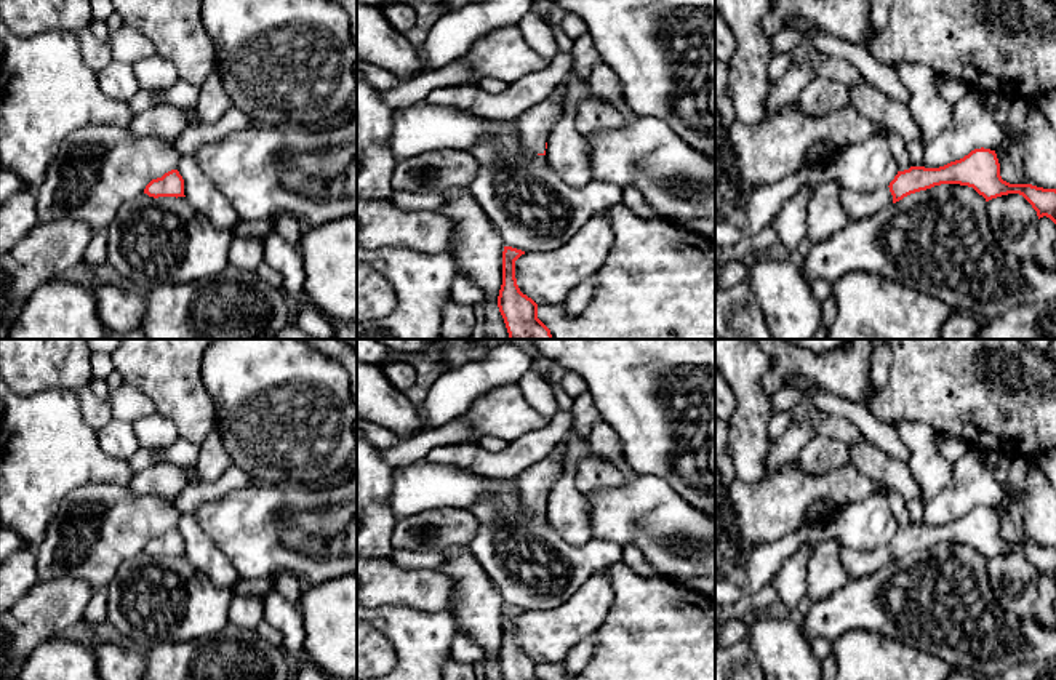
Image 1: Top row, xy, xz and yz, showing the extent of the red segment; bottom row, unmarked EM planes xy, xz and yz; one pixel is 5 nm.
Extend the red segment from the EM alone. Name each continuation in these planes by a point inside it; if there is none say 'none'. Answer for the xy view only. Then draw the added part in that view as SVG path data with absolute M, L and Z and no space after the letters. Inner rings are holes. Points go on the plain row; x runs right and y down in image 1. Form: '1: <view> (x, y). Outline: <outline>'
none

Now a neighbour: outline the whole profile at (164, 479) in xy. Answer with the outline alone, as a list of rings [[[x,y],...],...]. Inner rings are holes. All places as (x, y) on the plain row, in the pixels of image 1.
[[[160,461],[136,472],[126,488],[136,496],[162,496],[174,499],[187,485],[189,467]]]

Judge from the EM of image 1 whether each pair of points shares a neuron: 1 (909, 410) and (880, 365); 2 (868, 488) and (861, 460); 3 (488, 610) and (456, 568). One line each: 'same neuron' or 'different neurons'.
1: different neurons
2: different neurons
3: same neuron

